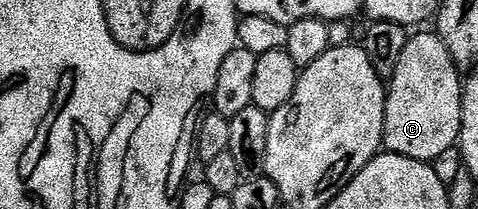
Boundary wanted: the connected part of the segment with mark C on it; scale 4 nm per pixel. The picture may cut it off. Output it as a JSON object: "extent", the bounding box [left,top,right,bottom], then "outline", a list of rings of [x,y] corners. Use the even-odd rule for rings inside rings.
{"extent":[384,33,462,164],"outline":[[[439,33],[409,37],[398,68],[387,83],[384,99],[384,144],[389,154],[432,164],[447,149],[454,149],[462,128],[462,74]]]}

